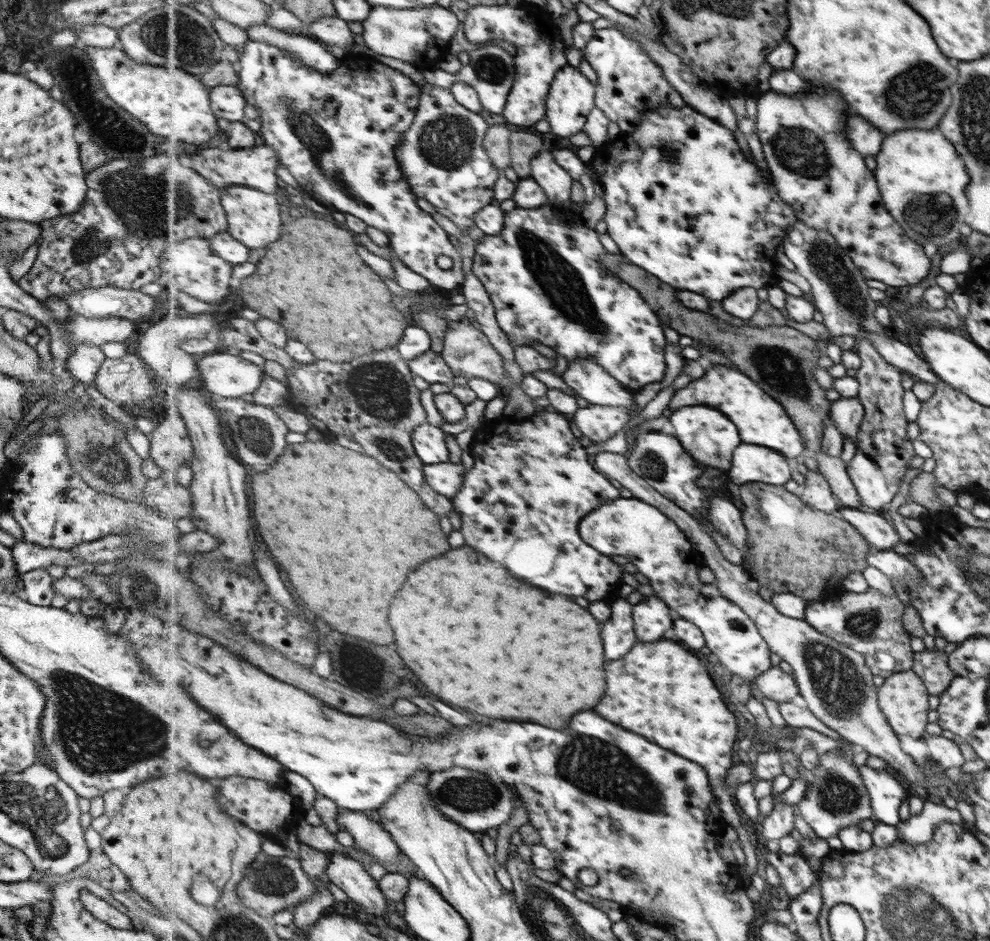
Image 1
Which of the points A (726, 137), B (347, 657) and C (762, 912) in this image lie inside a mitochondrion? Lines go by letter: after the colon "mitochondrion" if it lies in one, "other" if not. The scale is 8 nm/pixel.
A: other
B: other
C: other

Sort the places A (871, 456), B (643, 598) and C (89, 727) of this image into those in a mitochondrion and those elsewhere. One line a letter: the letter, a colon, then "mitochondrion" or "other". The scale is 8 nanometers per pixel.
A: other
B: other
C: mitochondrion

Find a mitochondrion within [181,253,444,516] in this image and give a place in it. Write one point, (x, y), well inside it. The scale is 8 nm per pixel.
(376, 386)

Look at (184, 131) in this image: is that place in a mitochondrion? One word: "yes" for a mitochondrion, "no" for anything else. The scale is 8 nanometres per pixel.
no

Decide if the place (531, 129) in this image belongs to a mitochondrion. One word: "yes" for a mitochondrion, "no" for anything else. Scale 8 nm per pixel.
no

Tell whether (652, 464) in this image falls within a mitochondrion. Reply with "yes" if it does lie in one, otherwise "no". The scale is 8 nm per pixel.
yes

